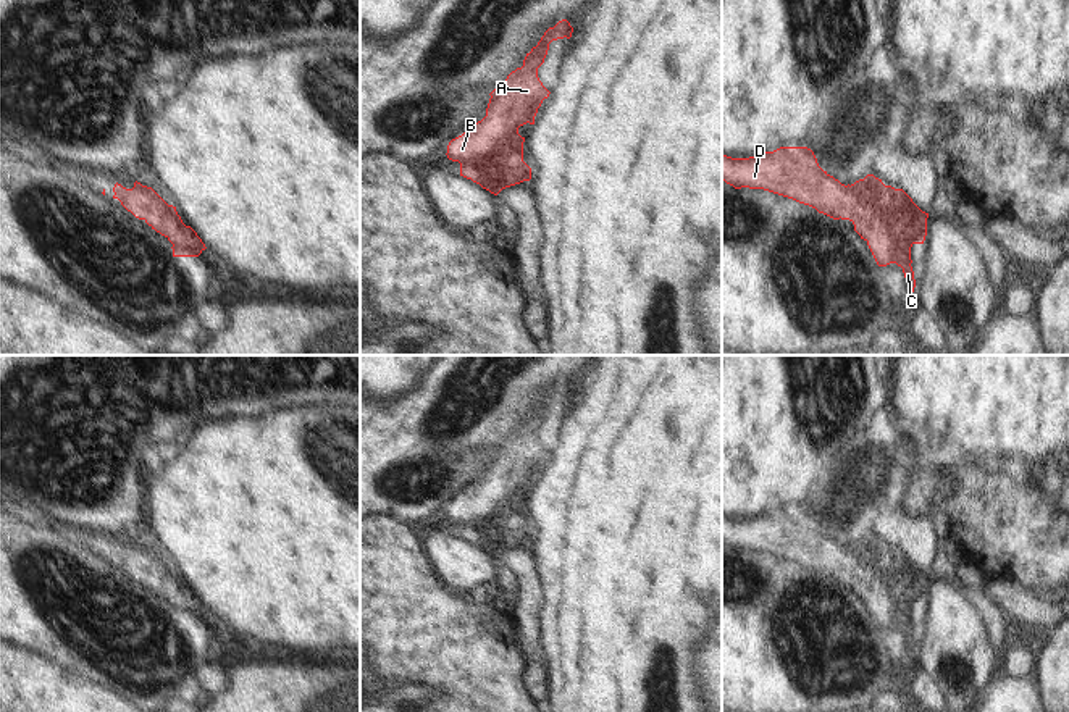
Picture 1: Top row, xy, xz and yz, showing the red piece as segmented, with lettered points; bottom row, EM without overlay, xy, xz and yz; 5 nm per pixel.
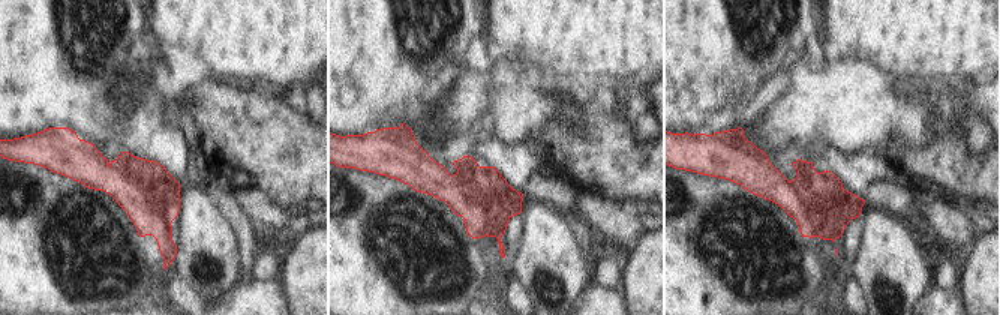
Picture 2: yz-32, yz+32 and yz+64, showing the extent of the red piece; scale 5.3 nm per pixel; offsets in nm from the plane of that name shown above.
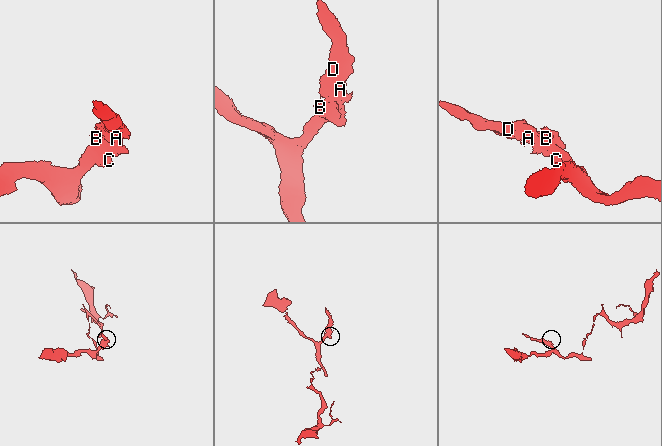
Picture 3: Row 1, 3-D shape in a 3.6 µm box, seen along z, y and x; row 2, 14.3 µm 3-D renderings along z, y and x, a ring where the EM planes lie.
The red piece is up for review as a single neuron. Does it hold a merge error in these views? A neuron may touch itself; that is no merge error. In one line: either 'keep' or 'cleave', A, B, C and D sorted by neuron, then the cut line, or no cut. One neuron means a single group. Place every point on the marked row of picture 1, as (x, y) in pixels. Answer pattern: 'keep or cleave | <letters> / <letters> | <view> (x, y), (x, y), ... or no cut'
keep | A B C D | no cut

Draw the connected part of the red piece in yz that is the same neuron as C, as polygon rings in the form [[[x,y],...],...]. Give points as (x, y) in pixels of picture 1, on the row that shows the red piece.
[[[780,147],[749,158],[722,155],[722,181],[735,189],[764,189],[793,199],[833,220],[849,220],[877,265],[901,266],[914,292],[911,247],[924,244],[929,213],[903,189],[885,186],[874,174],[845,186],[819,166],[807,147]]]

